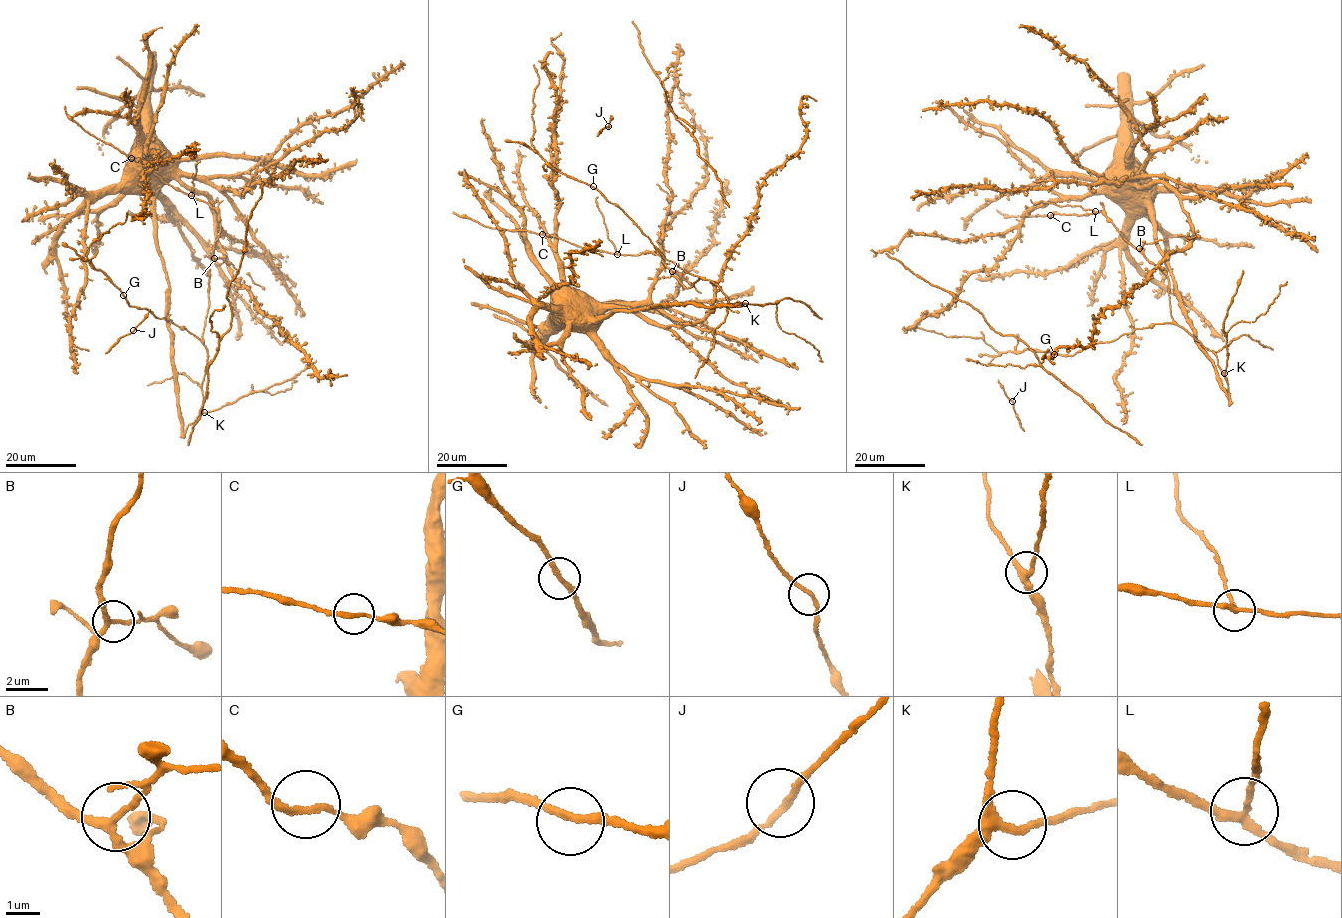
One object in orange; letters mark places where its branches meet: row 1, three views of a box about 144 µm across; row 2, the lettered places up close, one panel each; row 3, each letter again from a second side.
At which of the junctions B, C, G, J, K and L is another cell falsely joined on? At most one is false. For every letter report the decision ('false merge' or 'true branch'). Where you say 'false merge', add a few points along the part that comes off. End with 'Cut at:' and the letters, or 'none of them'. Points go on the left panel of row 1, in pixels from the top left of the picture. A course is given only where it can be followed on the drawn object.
B: true branch
C: true branch
G: true branch
J: true branch
K: true branch
L: false merge | (191, 195), (195, 164), (200, 161)
Cut at: L

